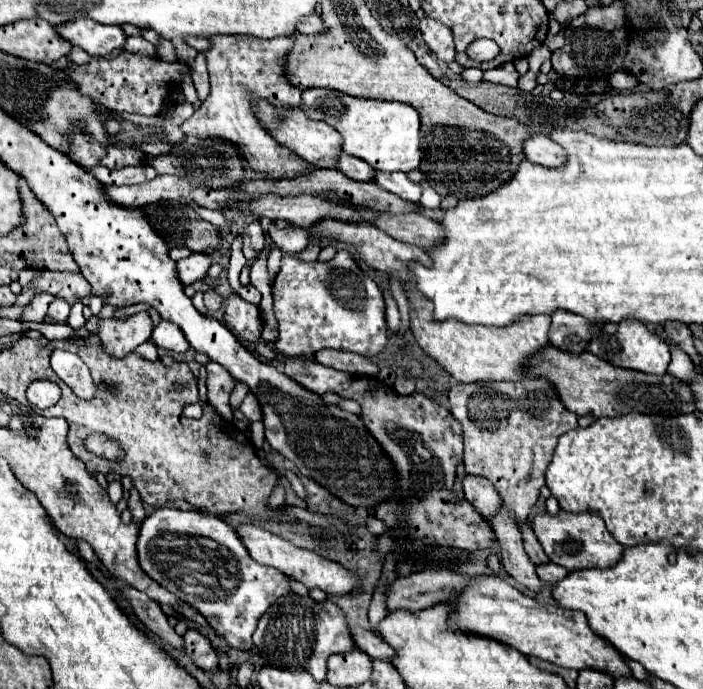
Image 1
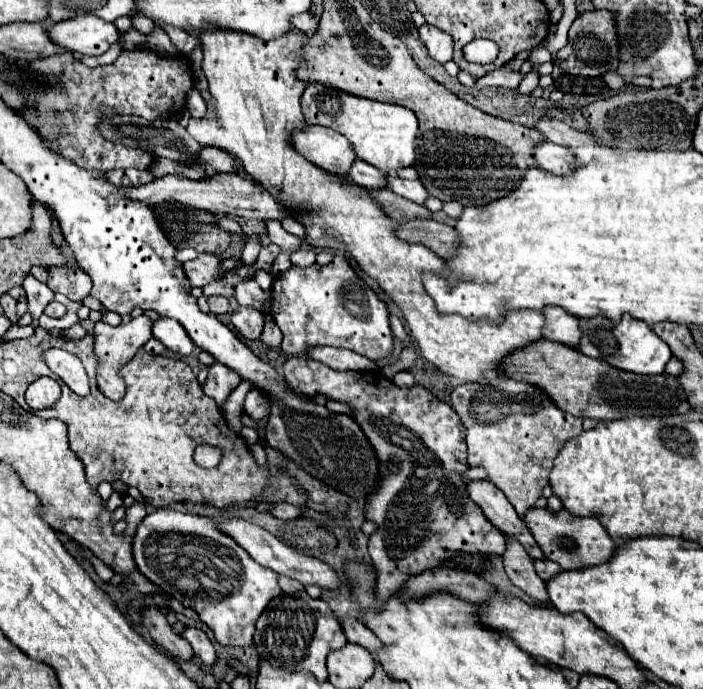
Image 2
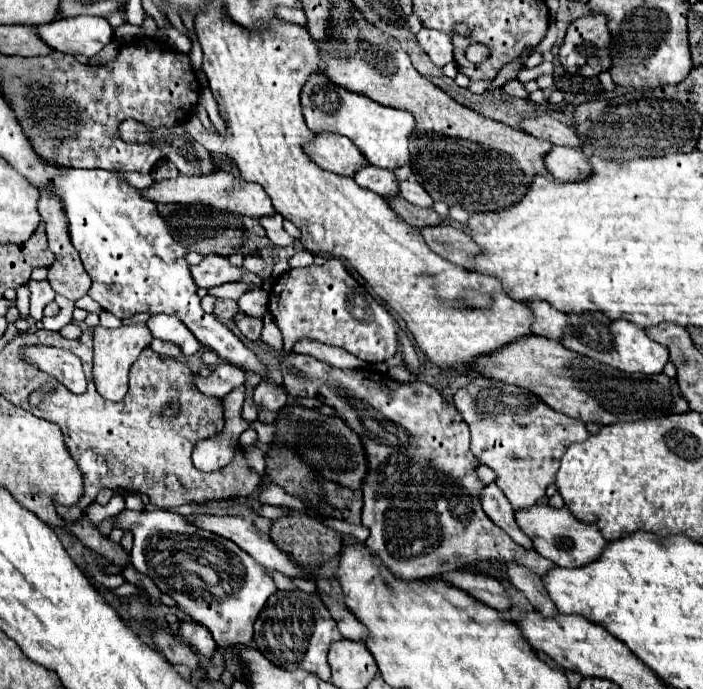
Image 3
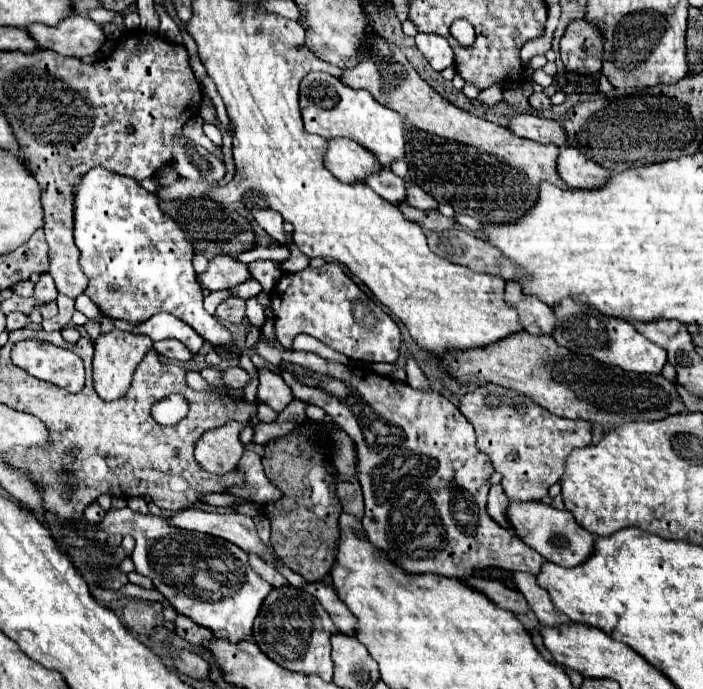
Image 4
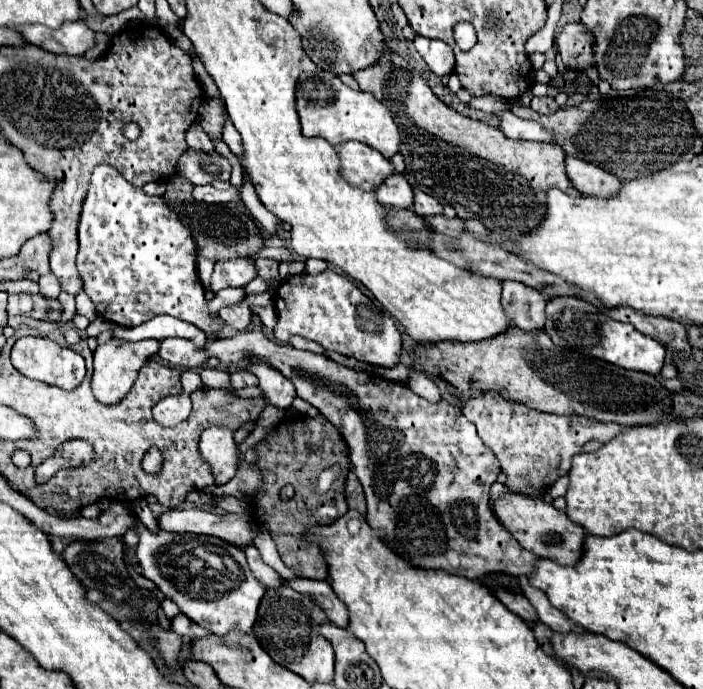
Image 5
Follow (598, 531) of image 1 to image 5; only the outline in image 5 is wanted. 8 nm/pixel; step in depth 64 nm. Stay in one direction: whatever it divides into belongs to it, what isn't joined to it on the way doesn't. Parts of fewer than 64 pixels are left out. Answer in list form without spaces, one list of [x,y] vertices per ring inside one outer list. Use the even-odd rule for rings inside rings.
[[[504,494],[496,500],[494,512],[500,524],[530,552],[540,558],[548,558],[562,566],[574,566],[584,554],[584,540],[586,532],[578,524],[574,524],[564,512],[556,510],[552,504],[544,502],[542,498],[520,496],[520,494]]]

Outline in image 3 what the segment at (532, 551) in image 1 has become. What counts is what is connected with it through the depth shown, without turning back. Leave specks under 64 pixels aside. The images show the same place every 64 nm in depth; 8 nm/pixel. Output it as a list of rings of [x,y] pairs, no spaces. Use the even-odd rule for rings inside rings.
[[[492,482],[492,484],[486,484],[480,492],[480,502],[482,502],[482,508],[486,512],[486,516],[496,524],[500,526],[516,544],[520,544],[522,548],[526,550],[534,550],[534,544],[528,536],[524,536],[524,532],[520,530],[520,526],[516,524],[516,516],[514,516],[514,510],[512,510],[512,504],[508,502],[508,498],[504,496],[504,492]]]

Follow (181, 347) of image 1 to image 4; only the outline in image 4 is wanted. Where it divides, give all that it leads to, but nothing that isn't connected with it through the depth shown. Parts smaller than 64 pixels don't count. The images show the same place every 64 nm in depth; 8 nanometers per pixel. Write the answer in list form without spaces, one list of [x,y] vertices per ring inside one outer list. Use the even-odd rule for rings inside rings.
[[[154,314],[146,322],[142,322],[138,328],[134,328],[134,332],[146,334],[152,340],[166,340],[166,338],[180,340],[192,354],[198,354],[198,350],[204,344],[204,340],[196,336],[196,332],[188,324],[182,324],[172,314]]]

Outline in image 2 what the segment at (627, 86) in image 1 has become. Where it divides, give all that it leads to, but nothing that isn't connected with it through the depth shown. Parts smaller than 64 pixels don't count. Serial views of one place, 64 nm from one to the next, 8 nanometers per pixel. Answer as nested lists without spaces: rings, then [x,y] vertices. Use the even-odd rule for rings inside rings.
[[[606,72],[606,74],[604,74],[604,82],[606,82],[608,88],[612,88],[612,90],[620,90],[620,88],[626,86],[624,76],[620,76],[618,72]]]

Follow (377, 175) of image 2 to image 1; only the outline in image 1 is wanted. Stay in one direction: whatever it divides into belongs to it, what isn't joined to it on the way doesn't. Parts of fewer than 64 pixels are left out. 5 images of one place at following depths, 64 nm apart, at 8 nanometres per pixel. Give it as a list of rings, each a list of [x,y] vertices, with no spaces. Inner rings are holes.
[[[340,152],[340,156],[338,156],[338,170],[342,174],[346,174],[348,178],[360,180],[360,182],[370,182],[374,178],[374,168],[370,164],[366,164],[360,158],[346,156],[344,152]]]

